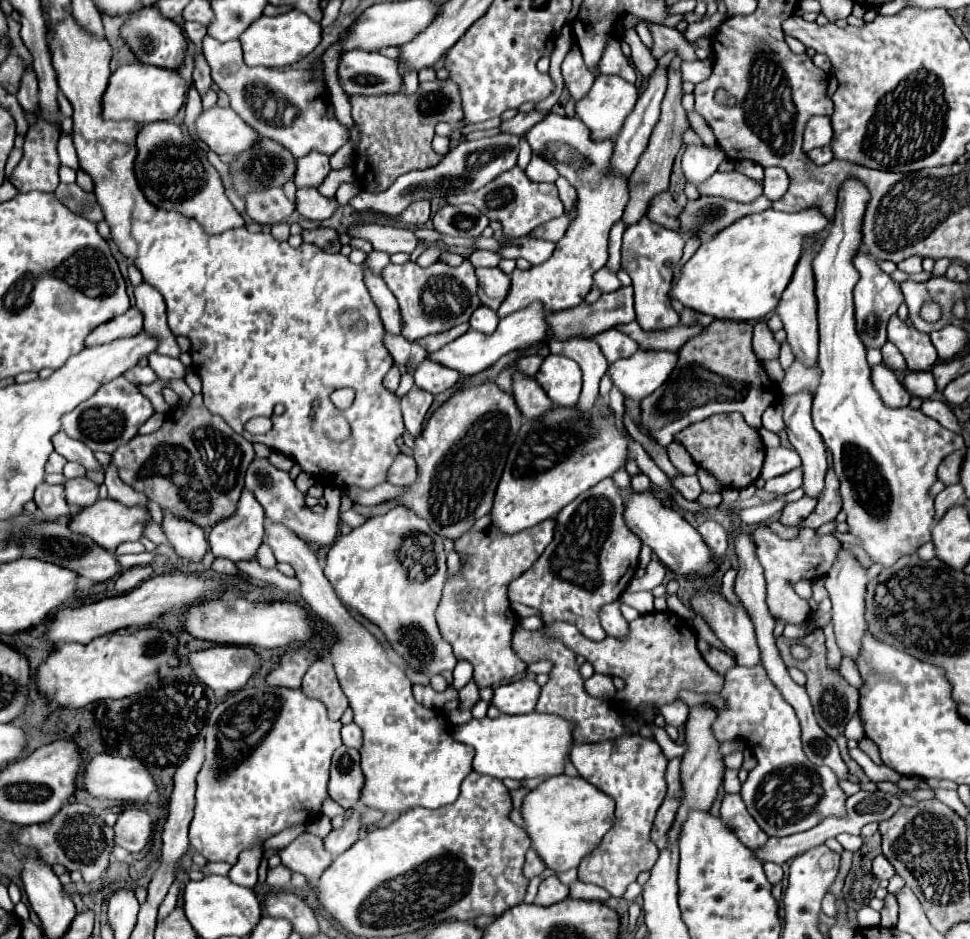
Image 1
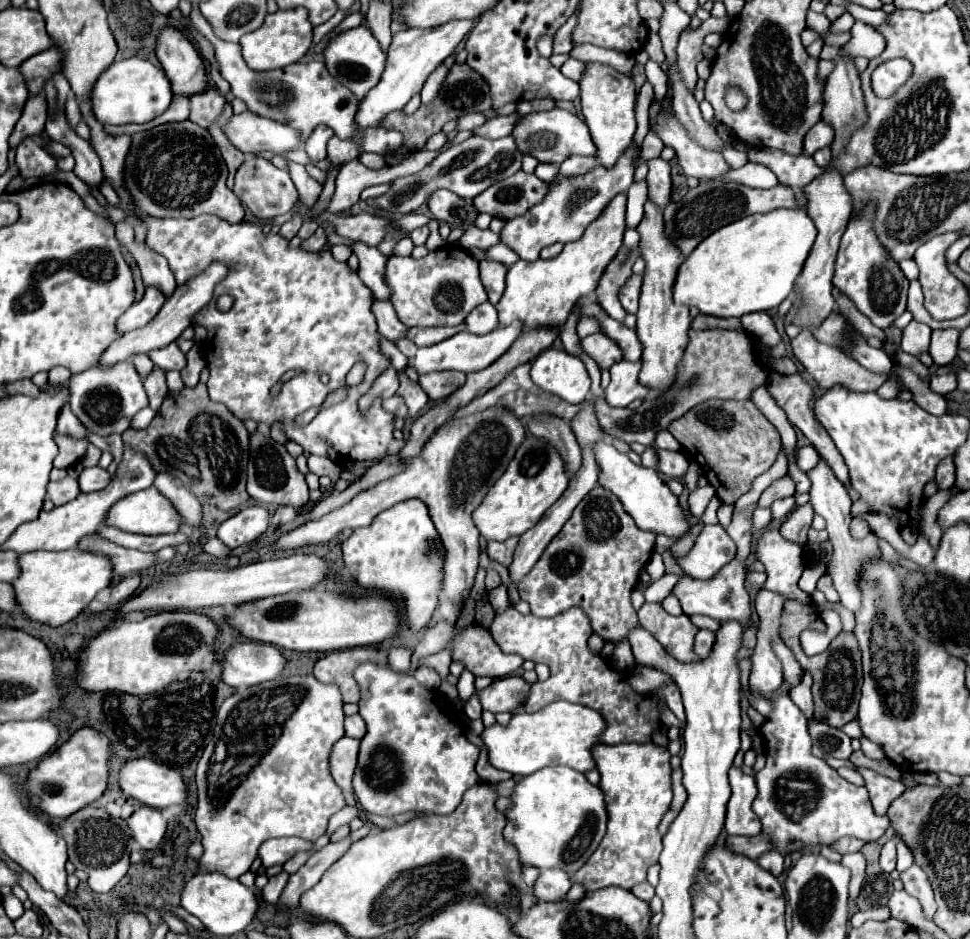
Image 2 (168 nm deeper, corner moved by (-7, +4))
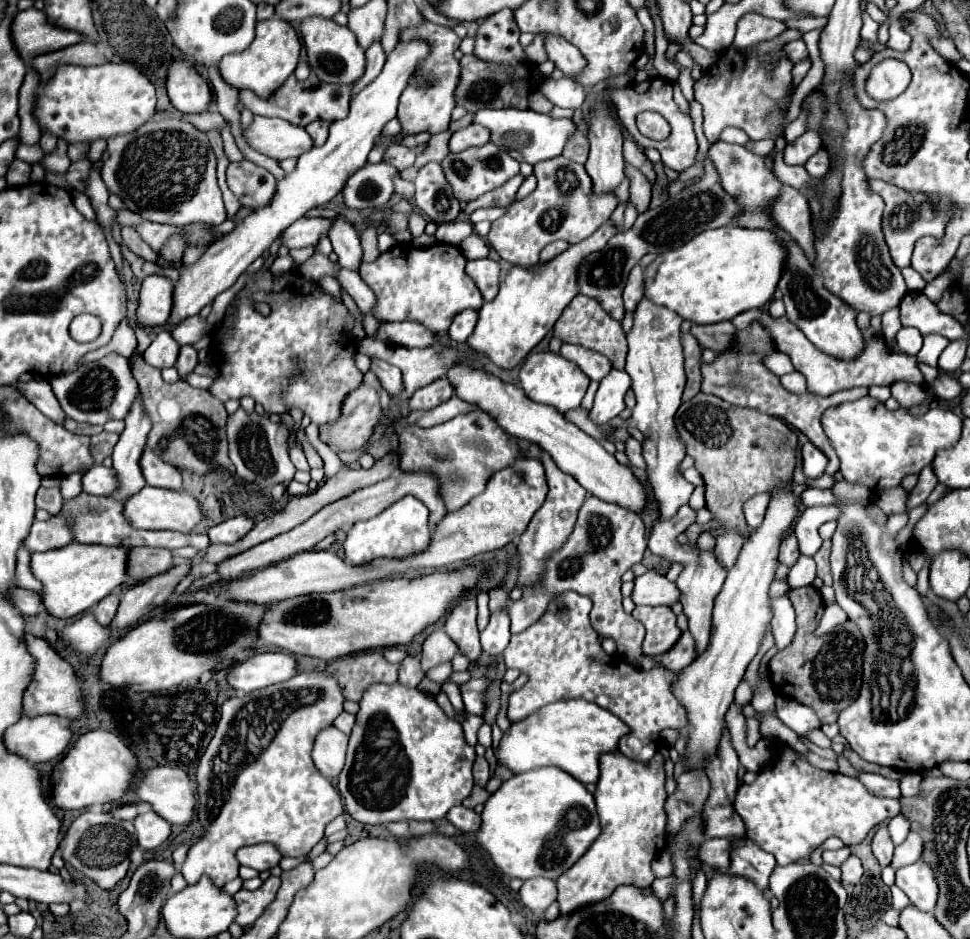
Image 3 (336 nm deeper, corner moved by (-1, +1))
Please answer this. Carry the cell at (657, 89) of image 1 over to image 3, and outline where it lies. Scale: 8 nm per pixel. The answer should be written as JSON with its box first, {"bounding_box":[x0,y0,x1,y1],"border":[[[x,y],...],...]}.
{"bounding_box":[487,157,619,267],"border":[[[555,157],[551,161],[541,161],[535,165],[537,189],[525,199],[513,203],[509,211],[493,221],[487,235],[489,245],[501,255],[501,259],[511,265],[531,267],[539,263],[539,251],[557,239],[579,243],[589,237],[597,227],[601,227],[615,207],[619,205],[615,193],[597,195],[591,189],[591,177],[583,165],[577,165],[565,157]]]}

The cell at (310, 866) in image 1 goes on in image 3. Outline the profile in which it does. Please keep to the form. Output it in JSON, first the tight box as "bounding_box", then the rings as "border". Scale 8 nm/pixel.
{"bounding_box":[237,843,281,871],"border":[[[257,843],[257,845],[251,845],[251,847],[239,849],[237,851],[237,859],[245,867],[253,867],[257,871],[265,871],[265,869],[271,869],[271,867],[279,865],[281,853],[271,843]]]}

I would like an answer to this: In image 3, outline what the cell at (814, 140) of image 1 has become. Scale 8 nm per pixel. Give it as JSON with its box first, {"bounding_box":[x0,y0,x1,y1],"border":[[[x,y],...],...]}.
{"bounding_box":[785,133,823,165],"border":[[[803,133],[795,141],[787,143],[785,147],[785,163],[787,165],[805,165],[809,157],[813,157],[823,147],[823,141],[819,141],[819,133]]]}

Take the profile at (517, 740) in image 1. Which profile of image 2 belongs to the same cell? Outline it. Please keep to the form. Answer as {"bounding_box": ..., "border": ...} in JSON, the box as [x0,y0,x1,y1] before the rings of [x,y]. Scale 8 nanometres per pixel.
{"bounding_box":[483,700,607,776],"border":[[[565,700],[553,702],[539,712],[515,712],[507,726],[491,726],[483,732],[483,742],[489,750],[489,762],[497,770],[507,770],[513,776],[529,776],[545,766],[565,764],[579,772],[595,768],[591,748],[599,744],[599,736],[605,732],[607,722],[601,712],[583,704],[569,704]]]}

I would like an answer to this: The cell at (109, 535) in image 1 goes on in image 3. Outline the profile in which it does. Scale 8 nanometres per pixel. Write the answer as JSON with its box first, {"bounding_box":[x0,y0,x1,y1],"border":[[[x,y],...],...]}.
{"bounding_box":[123,485,201,533],"border":[[[149,485],[143,487],[139,493],[135,493],[135,497],[131,497],[131,501],[125,503],[123,515],[131,521],[133,529],[151,529],[151,531],[173,529],[173,531],[181,531],[181,533],[189,533],[201,519],[199,503],[193,495],[189,495],[185,491],[177,493],[177,491],[149,487]]]}

